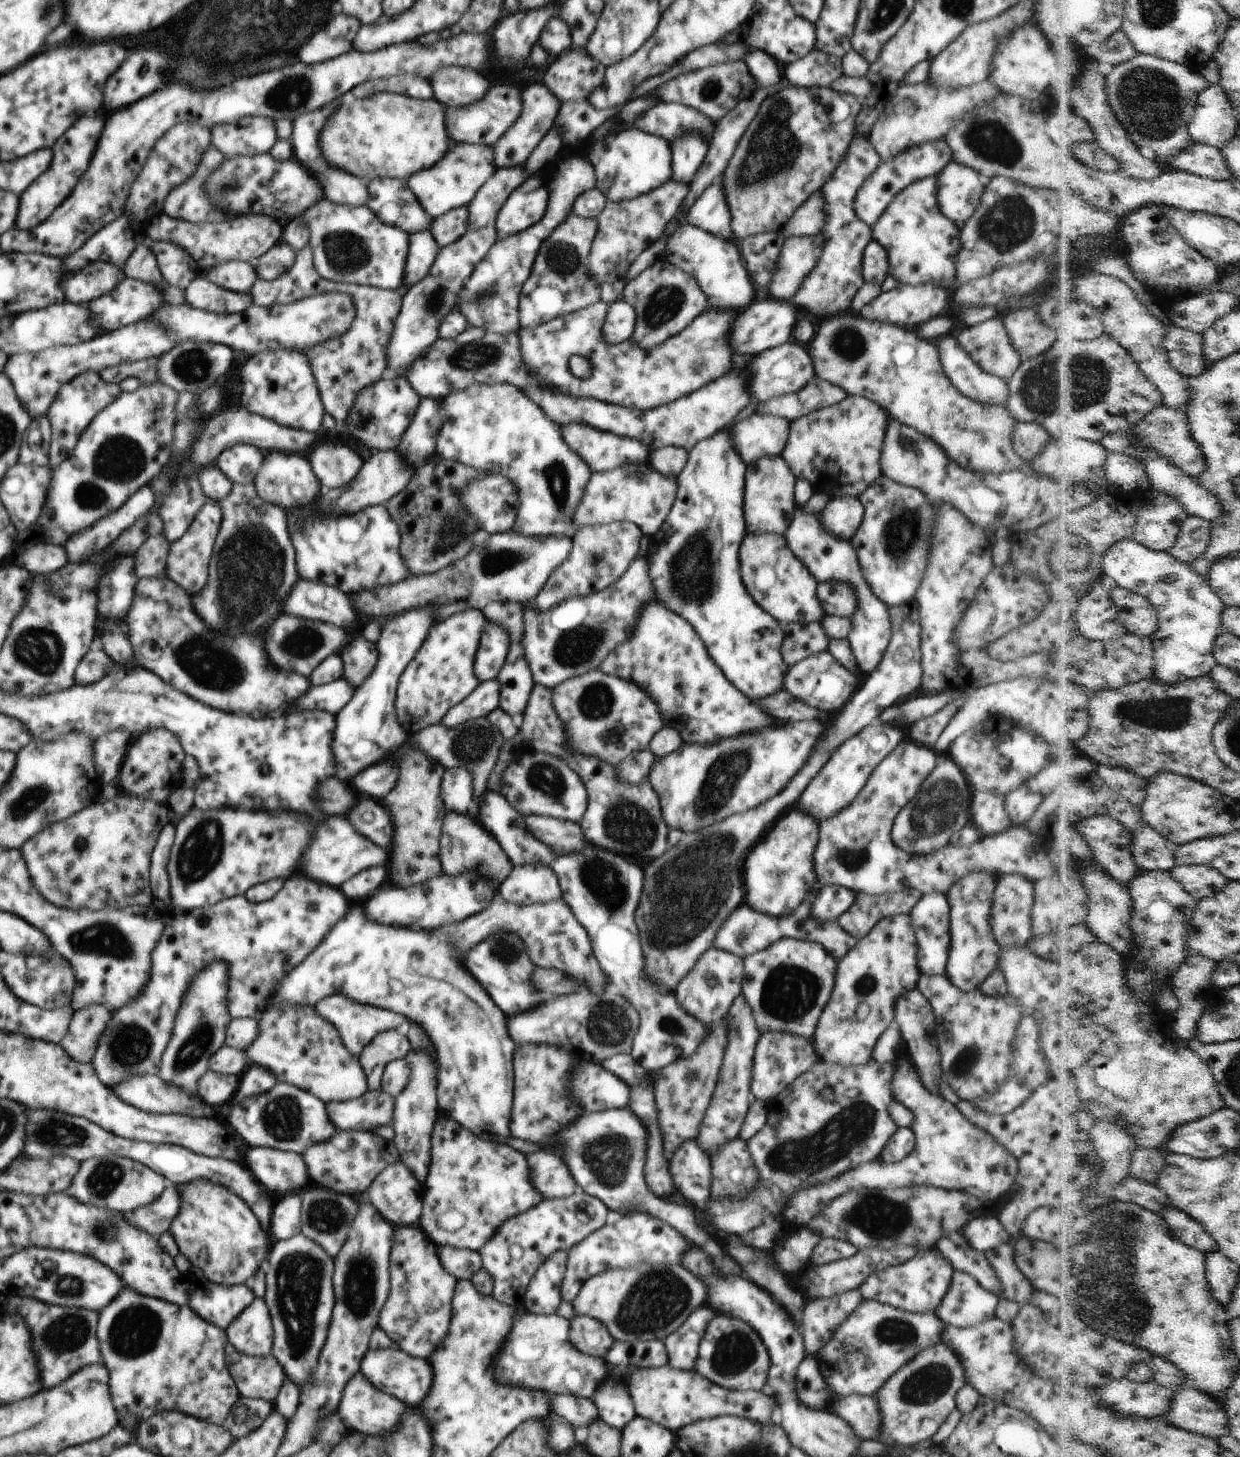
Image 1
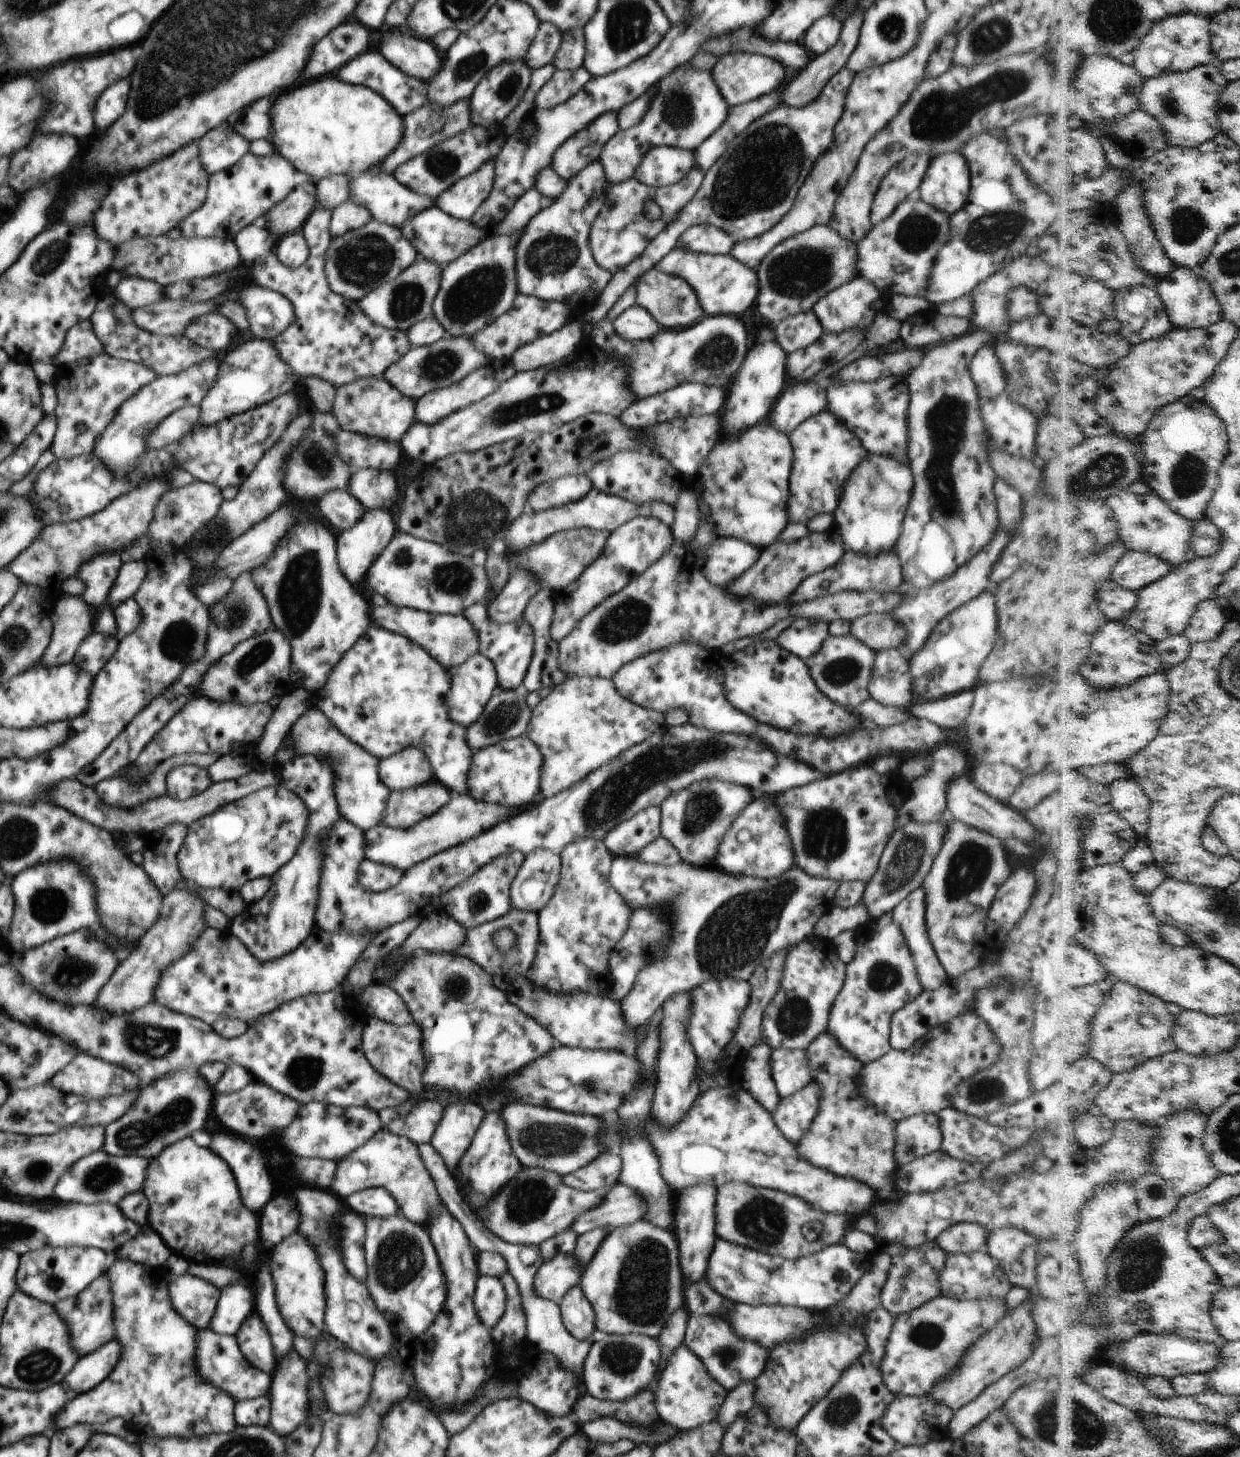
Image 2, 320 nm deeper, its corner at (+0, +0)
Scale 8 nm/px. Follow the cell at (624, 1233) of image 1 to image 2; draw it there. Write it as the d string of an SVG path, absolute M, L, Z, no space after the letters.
M560 1253L544 1260L533 1278L536 1296L559 1305L564 1295L574 1285L579 1284L582 1267L572 1253Z

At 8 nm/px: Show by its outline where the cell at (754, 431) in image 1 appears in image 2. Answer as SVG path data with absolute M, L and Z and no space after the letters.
M816 382L797 383L777 398L766 421L789 436L806 419L826 410L826 402L826 391Z

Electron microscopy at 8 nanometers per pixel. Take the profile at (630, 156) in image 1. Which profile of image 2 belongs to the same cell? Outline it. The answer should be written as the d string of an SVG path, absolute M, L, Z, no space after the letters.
M671 146L650 149L637 168L635 178L652 188L670 186L682 180L695 165L691 150Z

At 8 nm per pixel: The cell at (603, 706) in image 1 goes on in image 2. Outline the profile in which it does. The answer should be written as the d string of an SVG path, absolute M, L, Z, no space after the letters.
M566 678L533 708L525 732L543 756L539 774L541 794L547 799L562 792L665 726L664 714L624 698L612 679Z

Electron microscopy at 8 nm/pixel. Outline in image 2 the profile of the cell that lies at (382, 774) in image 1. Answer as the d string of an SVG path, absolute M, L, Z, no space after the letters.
M406 747L395 755L379 759L379 777L391 790L423 785L434 779L429 758L418 747Z

